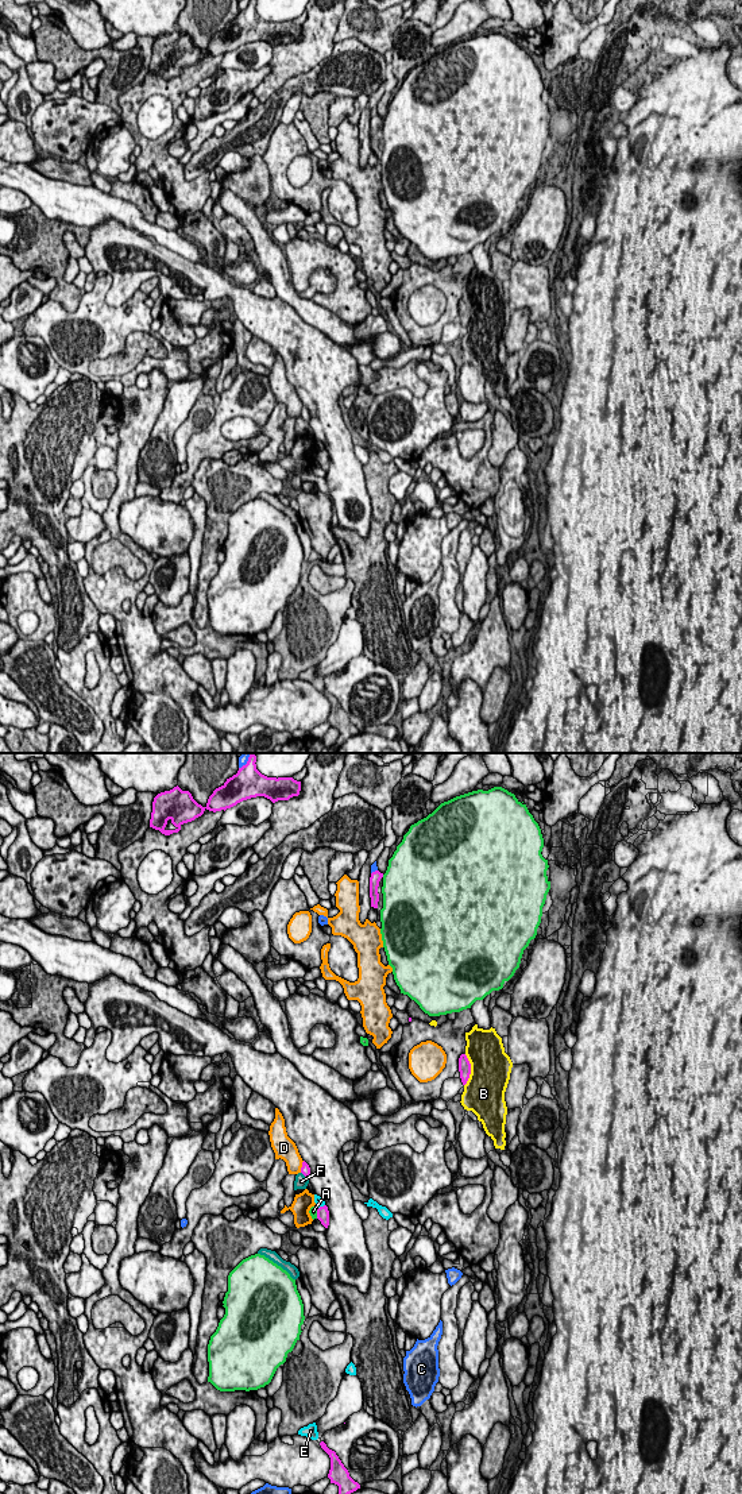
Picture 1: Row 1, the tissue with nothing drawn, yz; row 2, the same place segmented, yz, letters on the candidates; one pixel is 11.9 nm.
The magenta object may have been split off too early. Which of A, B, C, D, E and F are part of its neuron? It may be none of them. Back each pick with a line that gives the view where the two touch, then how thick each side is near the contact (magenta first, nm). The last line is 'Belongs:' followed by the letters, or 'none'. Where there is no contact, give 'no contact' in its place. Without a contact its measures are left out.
Belongs: none

